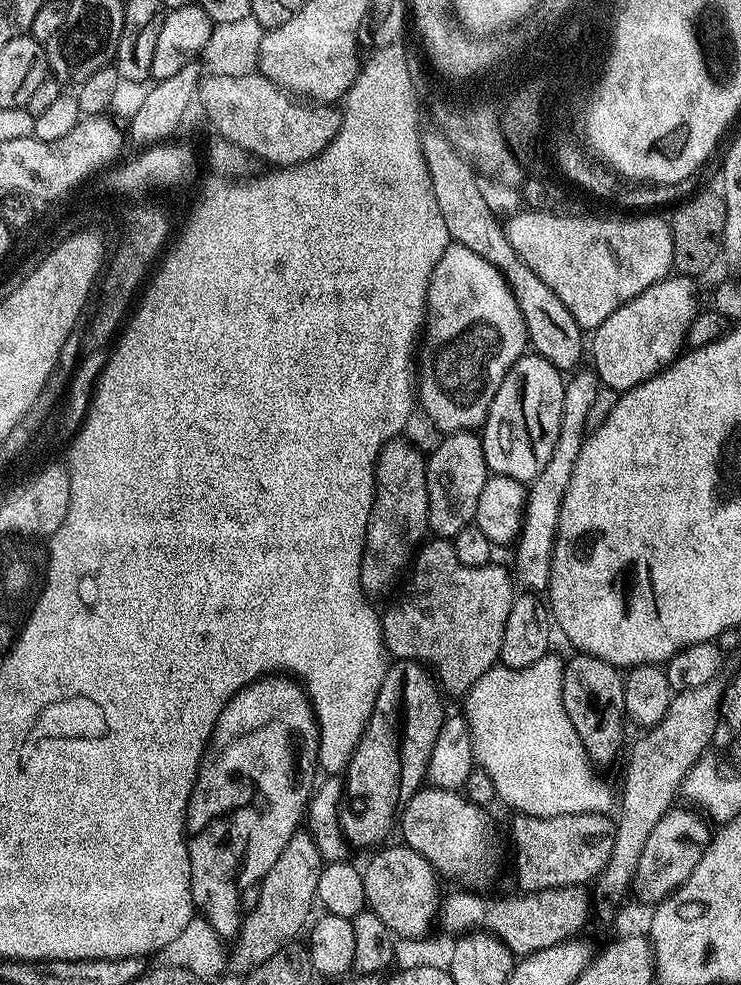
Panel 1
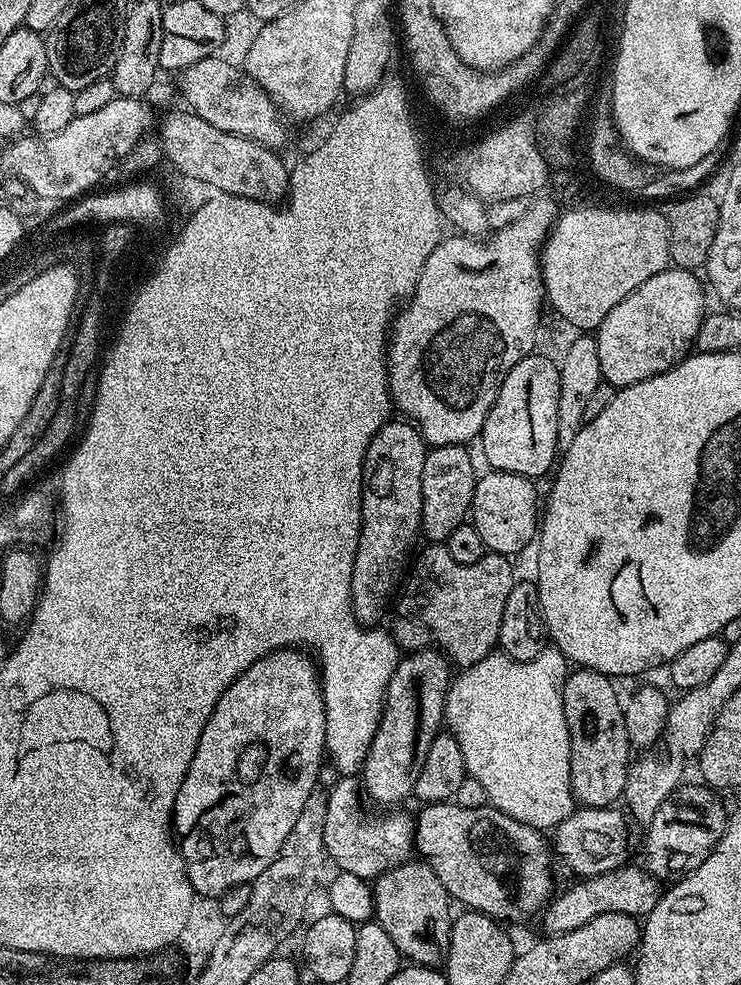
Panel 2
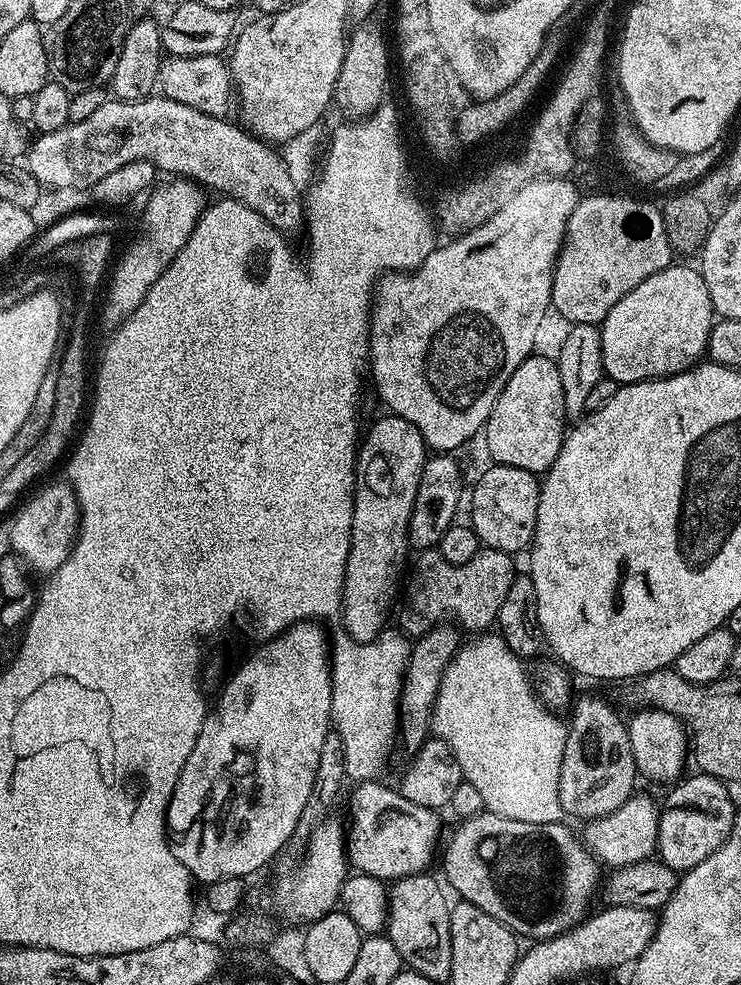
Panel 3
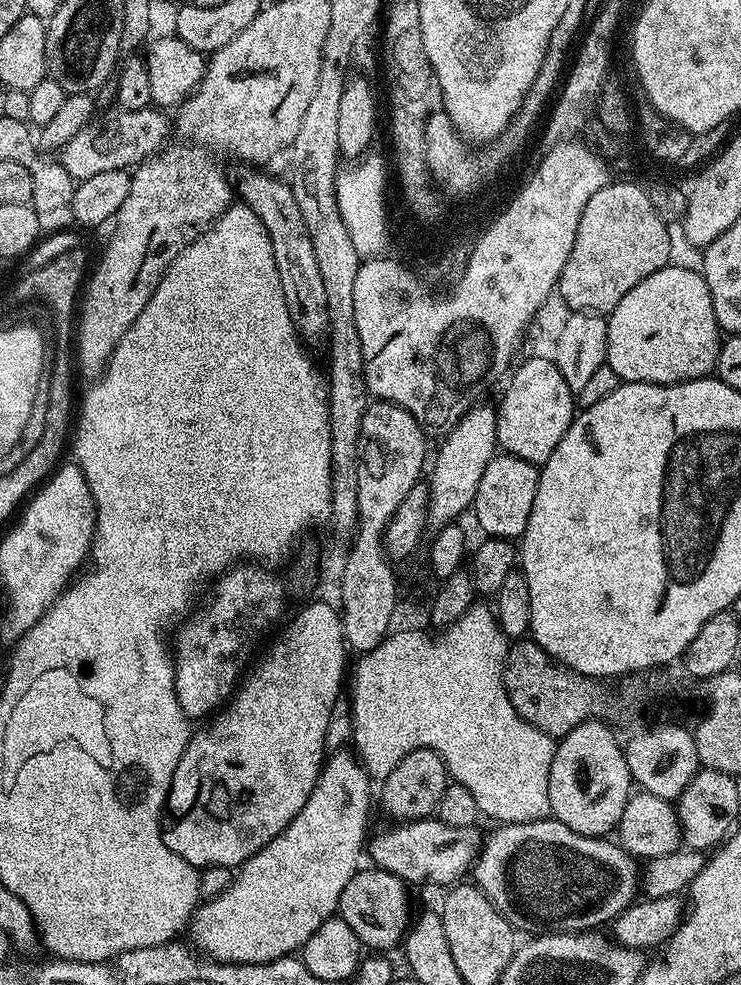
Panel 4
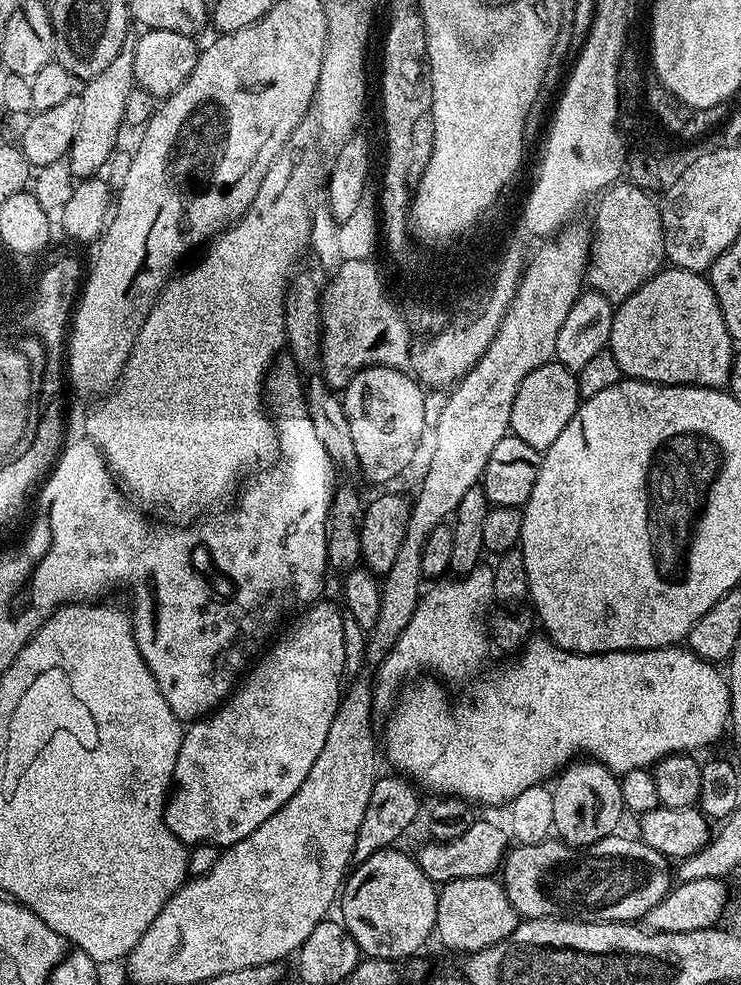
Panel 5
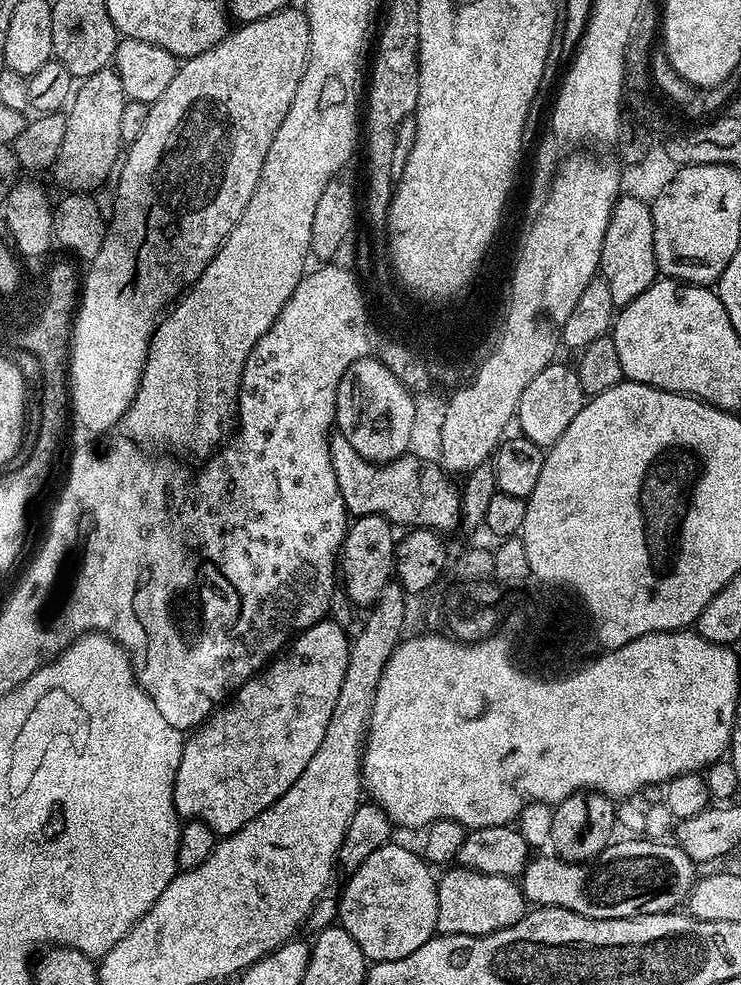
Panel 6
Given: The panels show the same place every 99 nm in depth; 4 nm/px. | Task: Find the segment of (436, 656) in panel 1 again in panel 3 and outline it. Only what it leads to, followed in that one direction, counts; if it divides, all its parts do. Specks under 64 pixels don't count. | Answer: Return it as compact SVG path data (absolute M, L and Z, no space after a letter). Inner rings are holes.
M481 547L480 552L474 554L474 558L470 558L470 562L465 564L446 562L446 558L442 558L436 548L423 549L417 556L420 557L411 561L410 571L406 576L408 593L405 596L403 593L402 596L404 613L400 620L404 623L402 628L405 633L427 632L435 624L449 618L464 630L488 630L495 625L498 610L502 610L502 601L510 591L510 582L514 582L518 575L518 568L512 565L513 557L509 553Z

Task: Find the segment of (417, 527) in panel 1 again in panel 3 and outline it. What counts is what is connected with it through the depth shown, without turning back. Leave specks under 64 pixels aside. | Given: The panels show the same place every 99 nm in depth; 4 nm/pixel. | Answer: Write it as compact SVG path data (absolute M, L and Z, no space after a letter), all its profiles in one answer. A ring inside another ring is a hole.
M393 414L385 415L381 420L373 422L372 429L365 436L363 433L358 444L356 458L356 509L352 519L350 554L346 558L344 571L344 599L342 601L343 631L354 642L377 640L380 633L385 631L387 624L384 623L388 620L388 611L391 610L392 603L395 600L397 603L396 587L399 584L401 587L402 577L405 575L406 565L410 560L408 523L426 459L424 439L415 426L410 421L404 421L402 417Z

